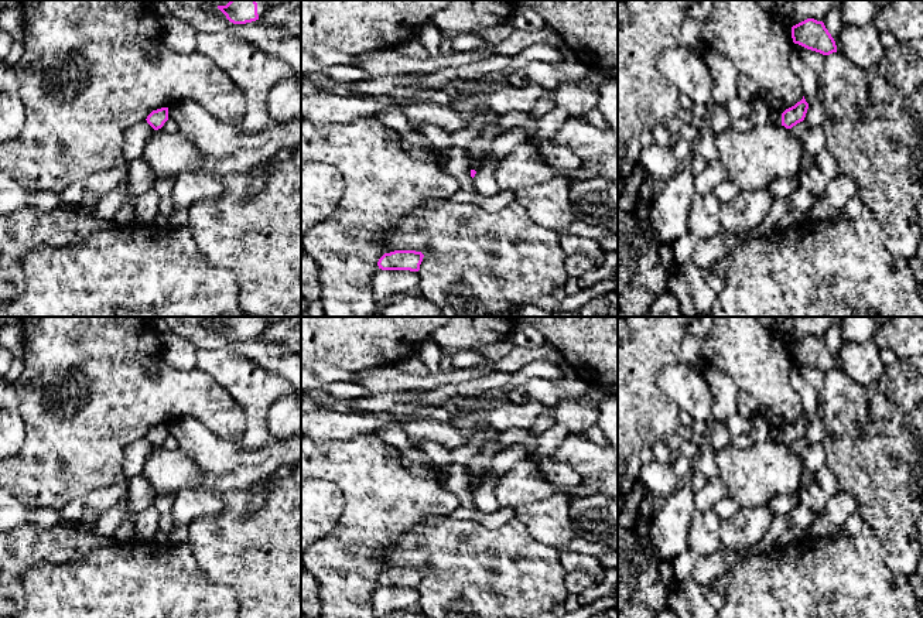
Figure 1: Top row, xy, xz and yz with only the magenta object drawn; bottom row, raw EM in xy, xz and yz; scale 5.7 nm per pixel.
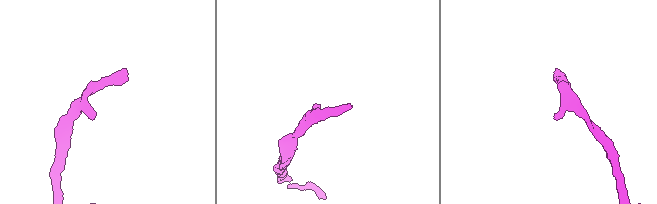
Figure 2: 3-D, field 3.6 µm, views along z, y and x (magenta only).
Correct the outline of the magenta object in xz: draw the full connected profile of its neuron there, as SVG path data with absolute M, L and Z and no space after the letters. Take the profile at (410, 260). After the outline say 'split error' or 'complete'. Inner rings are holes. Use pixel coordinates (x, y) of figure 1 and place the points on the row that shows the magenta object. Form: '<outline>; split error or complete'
M394 250L384 253L377 266L382 270L410 270L418 272L424 255L416 250Z; complete

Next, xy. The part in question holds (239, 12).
M230 0L226 6L218 8L233 24L246 24L259 20L263 16L269 0Z; split error

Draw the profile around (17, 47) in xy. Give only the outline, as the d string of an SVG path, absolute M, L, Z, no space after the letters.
M14 40L11 44L11 49L4 59L4 64L10 68L14 68L16 64L20 61L24 52L24 42L21 40Z

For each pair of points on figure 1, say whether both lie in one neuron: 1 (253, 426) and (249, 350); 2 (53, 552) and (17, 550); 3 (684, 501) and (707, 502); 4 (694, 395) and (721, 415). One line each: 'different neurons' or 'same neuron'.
1: different neurons
2: same neuron
3: different neurons
4: different neurons

